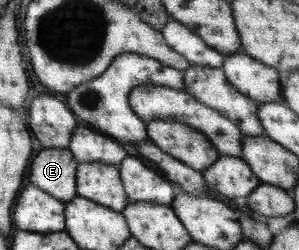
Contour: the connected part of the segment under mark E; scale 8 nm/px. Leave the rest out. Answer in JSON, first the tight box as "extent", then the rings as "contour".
{"extent":[28,147,77,204],"contour":[[[42,147],[30,163],[28,179],[34,188],[66,204],[76,196],[77,164],[67,148]]]}

